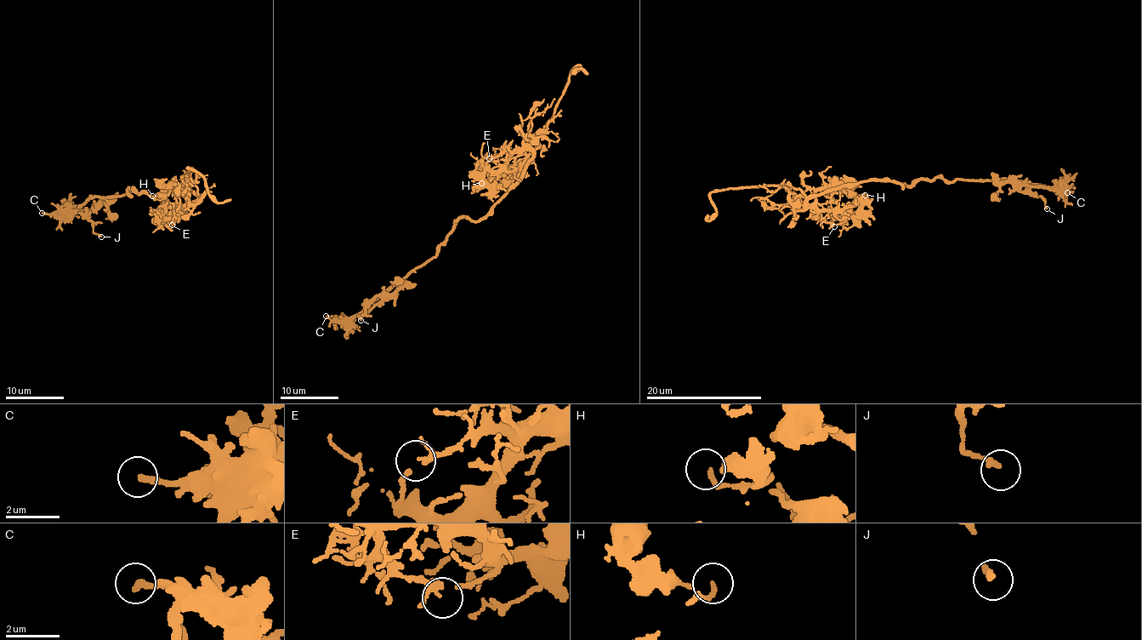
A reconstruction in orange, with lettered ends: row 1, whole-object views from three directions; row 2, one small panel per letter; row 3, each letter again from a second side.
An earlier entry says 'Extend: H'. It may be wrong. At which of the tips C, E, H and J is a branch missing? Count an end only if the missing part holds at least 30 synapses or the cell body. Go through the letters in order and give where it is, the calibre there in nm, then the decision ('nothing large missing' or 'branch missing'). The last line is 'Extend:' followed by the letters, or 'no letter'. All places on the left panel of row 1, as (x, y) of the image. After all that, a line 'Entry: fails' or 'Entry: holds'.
C: (42, 213) | 240 nm | nothing large missing
E: (172, 225) | 180 nm | nothing large missing
H: (152, 196) | 170 nm | nothing large missing
J: (101, 237) | 200 nm | nothing large missing
Extend: no letter
Entry: fails

